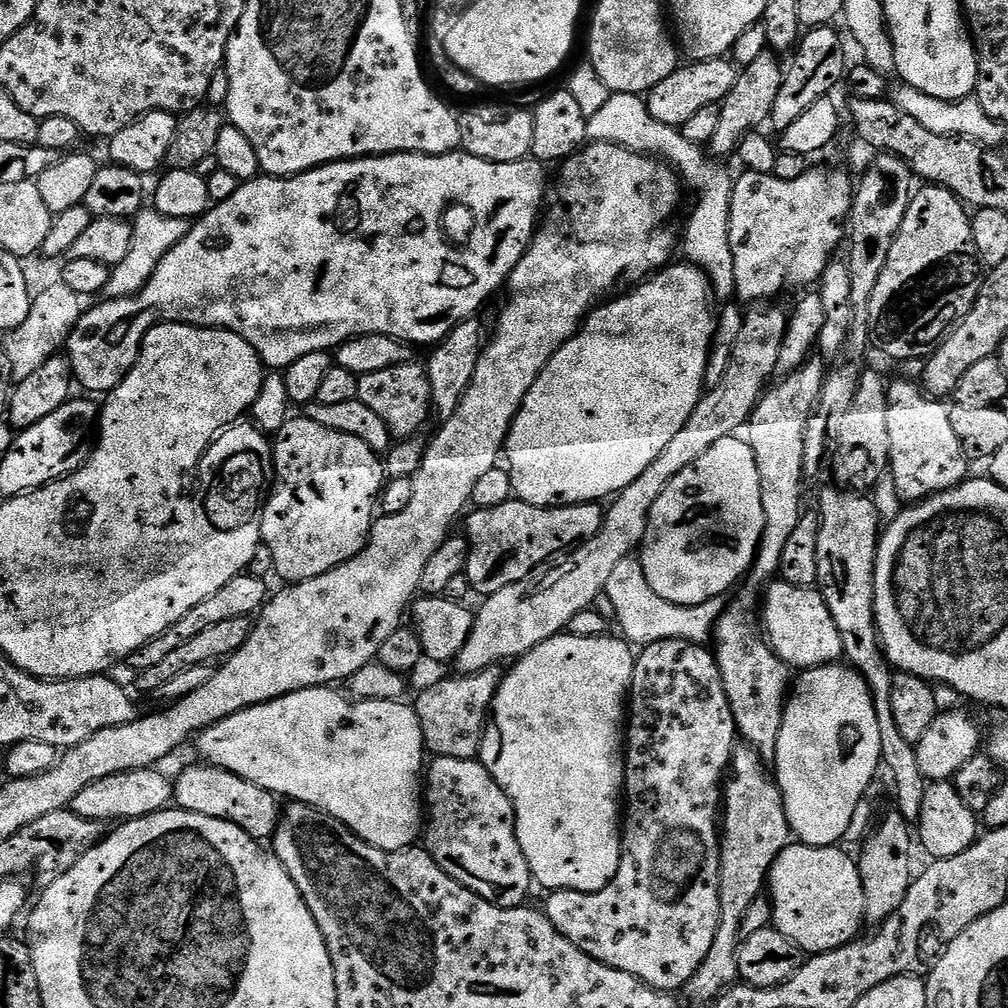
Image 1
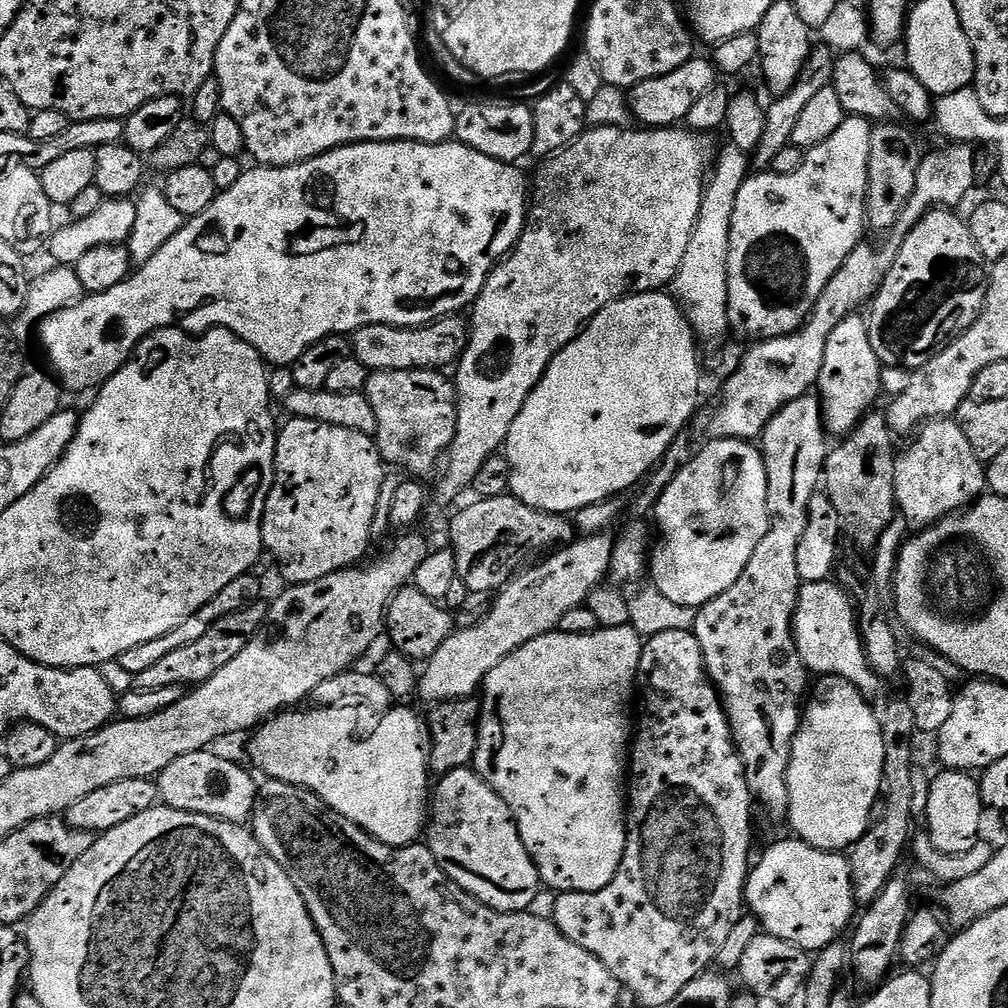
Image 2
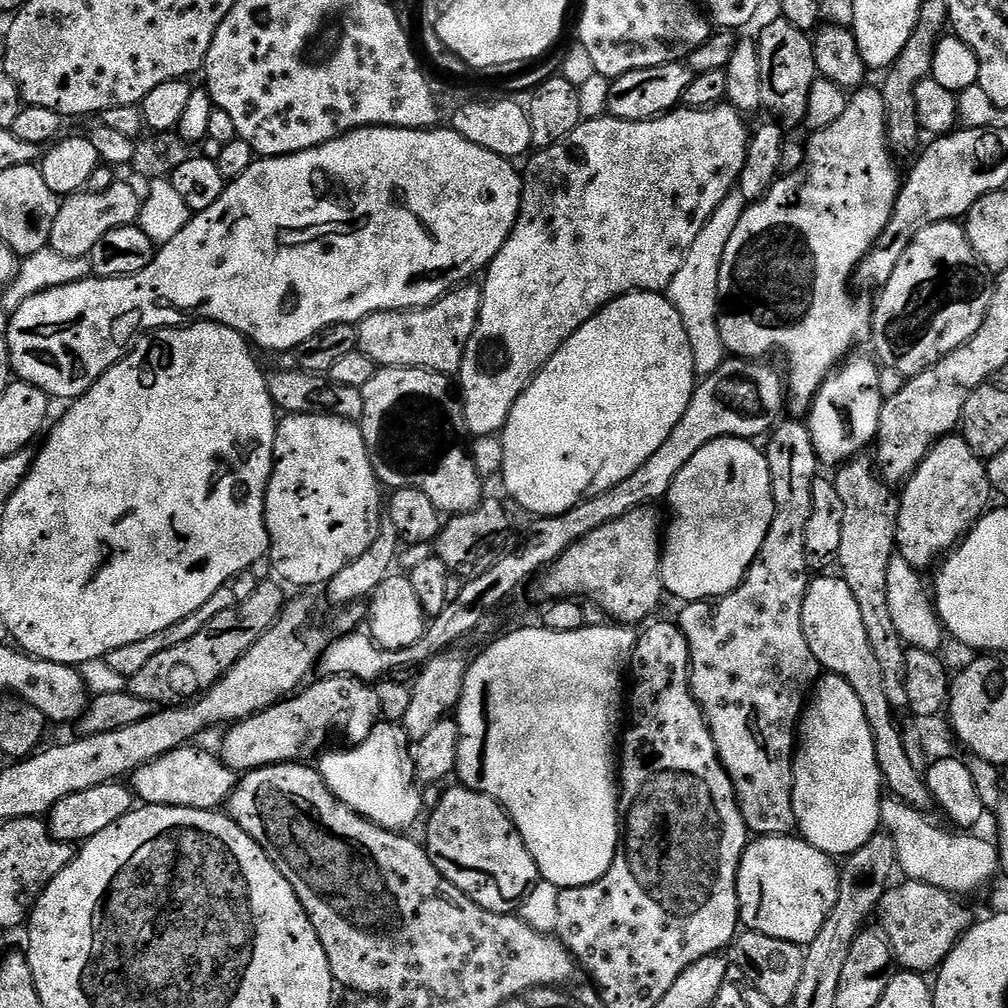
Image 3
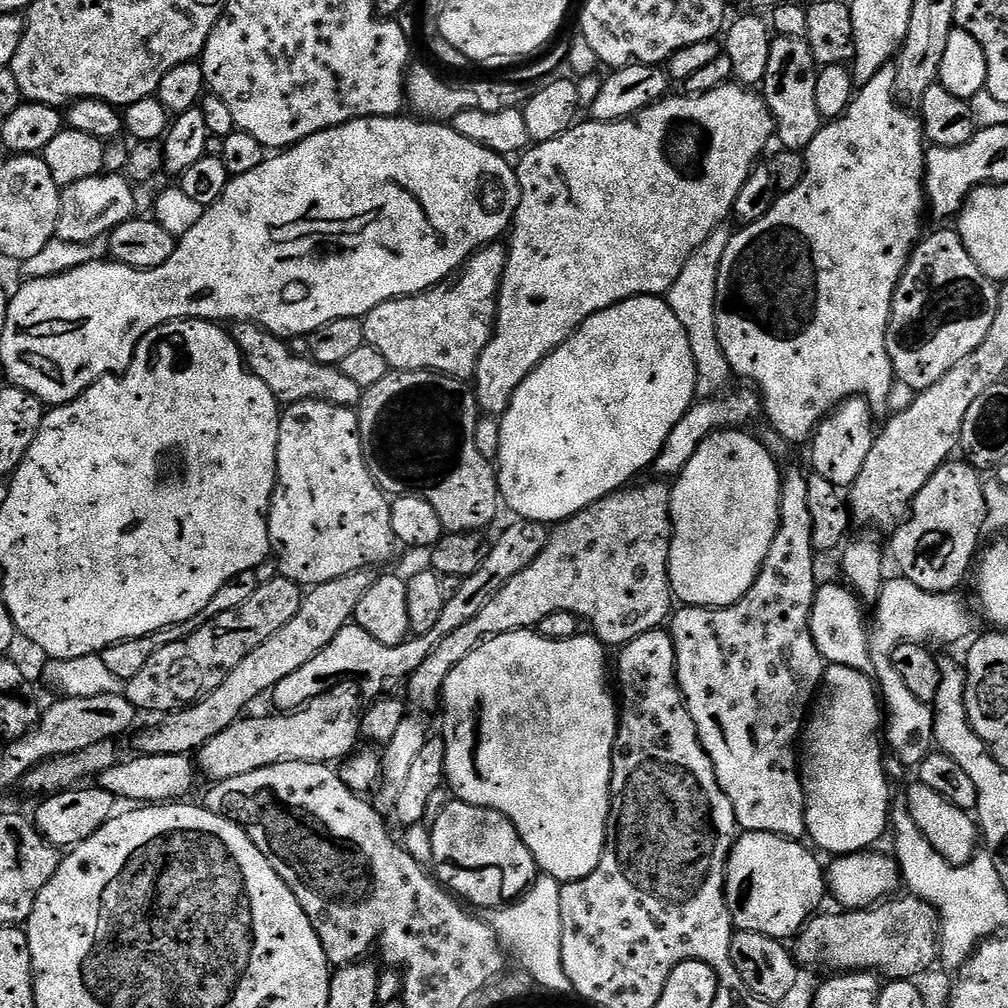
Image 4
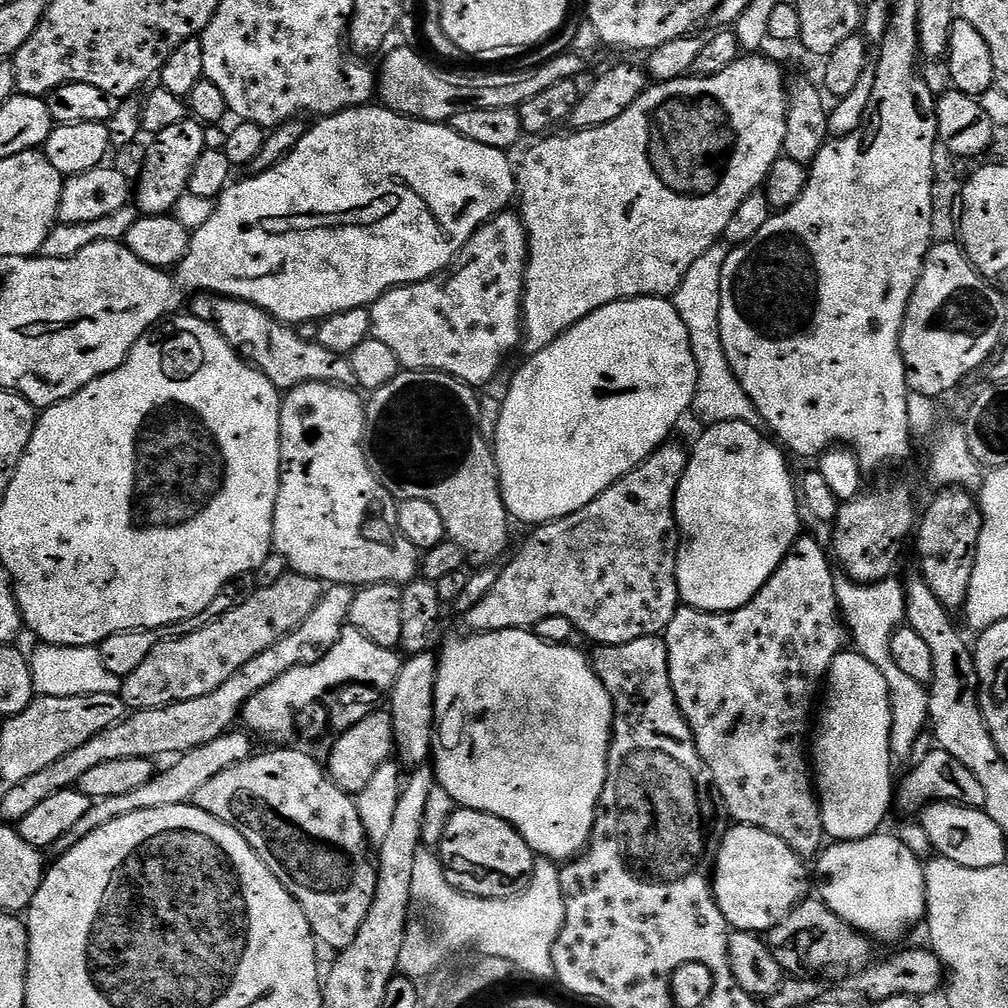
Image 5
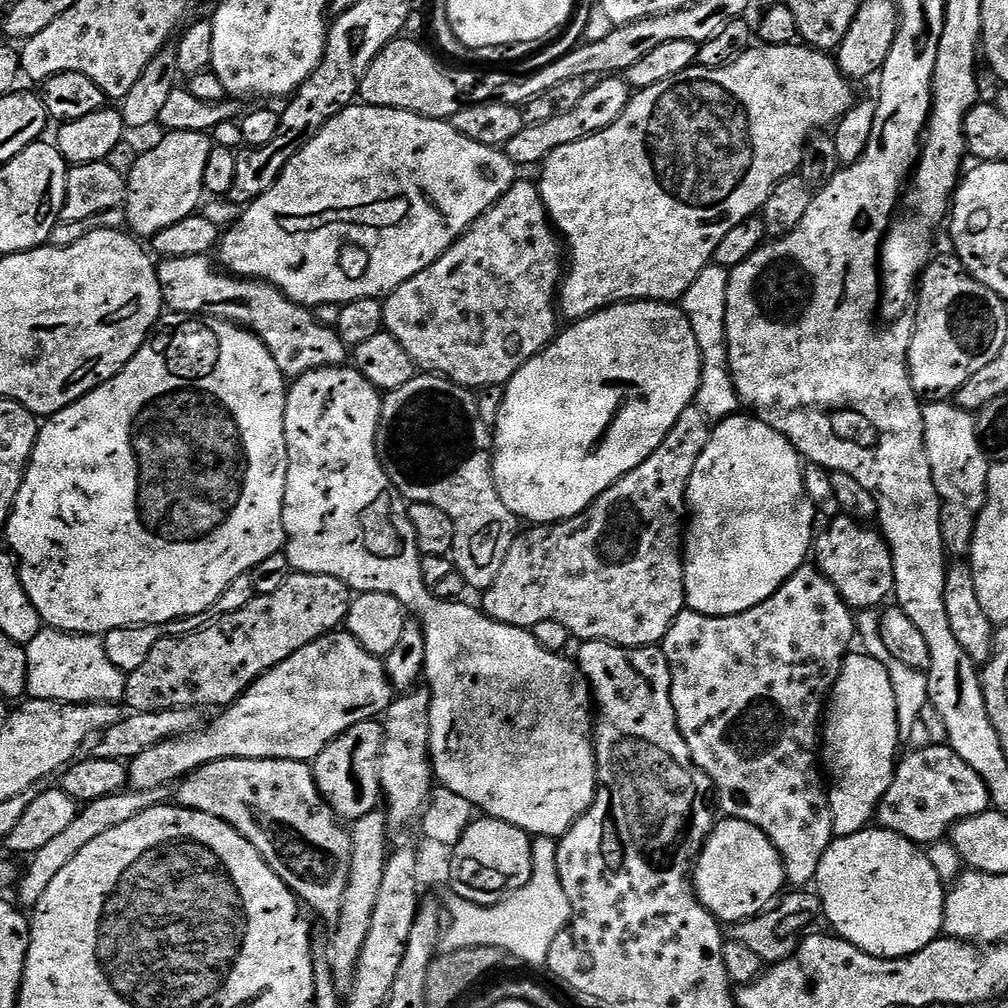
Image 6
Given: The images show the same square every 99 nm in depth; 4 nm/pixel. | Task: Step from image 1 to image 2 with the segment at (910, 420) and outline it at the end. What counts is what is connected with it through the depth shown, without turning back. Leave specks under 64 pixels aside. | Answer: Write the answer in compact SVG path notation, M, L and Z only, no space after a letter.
M955 419L929 420L915 433L914 439L916 441L905 452L903 449L897 455L894 486L898 512L908 519L913 529L923 530L938 523L939 520L959 513L985 495L988 487L988 473L985 465L974 454L966 434L962 434Z

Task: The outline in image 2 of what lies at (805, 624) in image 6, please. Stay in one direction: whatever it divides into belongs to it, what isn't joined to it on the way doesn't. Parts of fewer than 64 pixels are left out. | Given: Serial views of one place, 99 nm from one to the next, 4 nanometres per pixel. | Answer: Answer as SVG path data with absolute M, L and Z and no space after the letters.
M809 394L798 398L794 402L787 404L782 411L774 414L774 418L766 426L764 435L759 437L758 447L764 458L766 466L766 494L768 495L768 533L762 542L758 542L758 550L754 550L754 555L750 557L750 562L746 562L746 570L742 570L742 578L730 586L718 598L703 604L696 614L695 634L698 638L698 646L702 646L702 658L704 659L704 668L708 672L708 678L712 681L712 687L720 694L720 702L724 713L728 715L728 725L732 727L732 743L735 744L737 752L740 754L740 760L744 763L744 777L748 783L748 789L752 791L752 799L757 805L764 807L764 812L772 820L783 821L788 814L790 806L790 794L788 793L788 759L792 749L792 739L796 737L796 731L800 725L802 715L802 705L806 700L806 693L810 688L810 673L808 667L802 662L798 654L796 639L792 633L792 616L796 612L796 603L800 597L801 578L798 574L798 542L802 534L806 531L806 522L808 521L808 507L810 498L818 491L822 484L822 469L824 460L828 457L829 445L824 445L826 441L826 429L824 427L824 418L820 401L815 395Z

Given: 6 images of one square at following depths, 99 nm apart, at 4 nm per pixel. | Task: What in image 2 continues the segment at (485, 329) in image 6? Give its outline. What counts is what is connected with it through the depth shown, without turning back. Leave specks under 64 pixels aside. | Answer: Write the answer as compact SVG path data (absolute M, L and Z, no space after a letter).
M463 315L444 316L433 324L424 324L420 328L399 328L385 324L367 324L351 333L352 355L362 366L372 372L390 370L410 370L427 368L444 370L447 364L455 365L464 354L468 344L470 324Z

